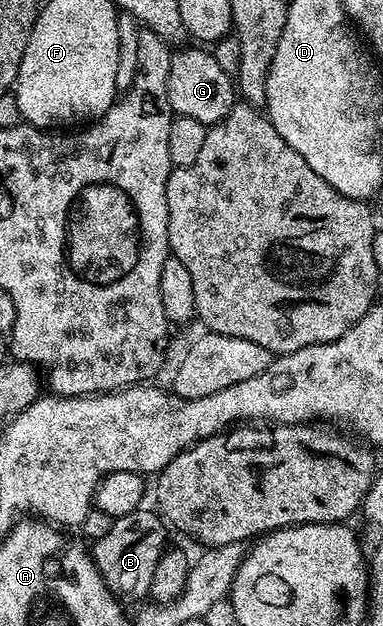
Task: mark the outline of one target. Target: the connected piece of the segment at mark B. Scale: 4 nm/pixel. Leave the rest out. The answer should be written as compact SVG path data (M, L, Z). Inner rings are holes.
M140 508L114 519L106 536L101 536L101 540L90 547L91 559L99 574L107 581L112 594L123 600L148 597L153 568L157 568L157 560L161 560L163 551L169 546L164 519L154 509L147 509Z

